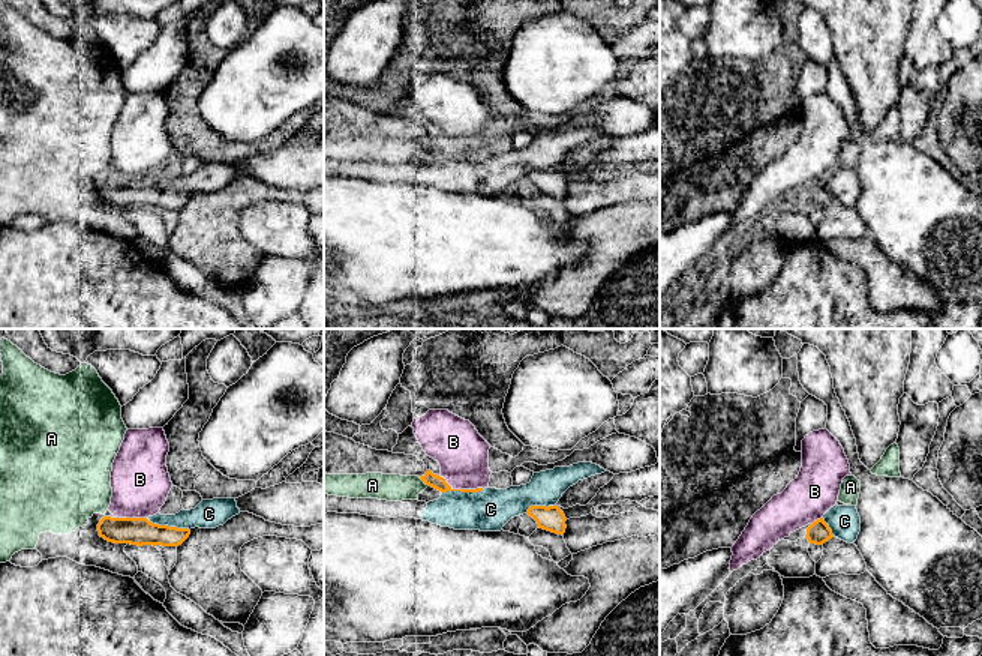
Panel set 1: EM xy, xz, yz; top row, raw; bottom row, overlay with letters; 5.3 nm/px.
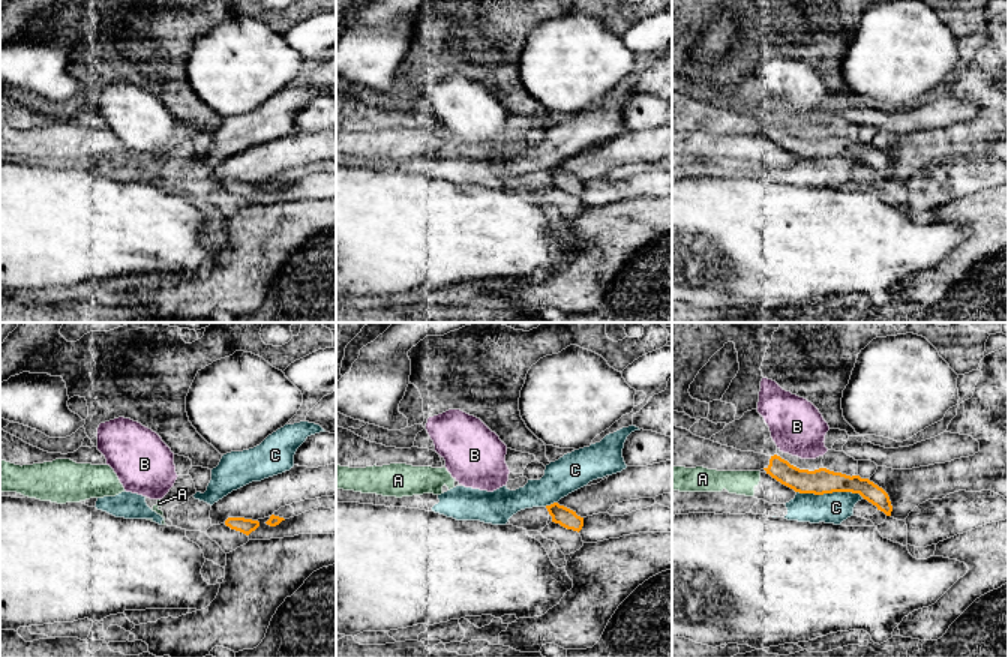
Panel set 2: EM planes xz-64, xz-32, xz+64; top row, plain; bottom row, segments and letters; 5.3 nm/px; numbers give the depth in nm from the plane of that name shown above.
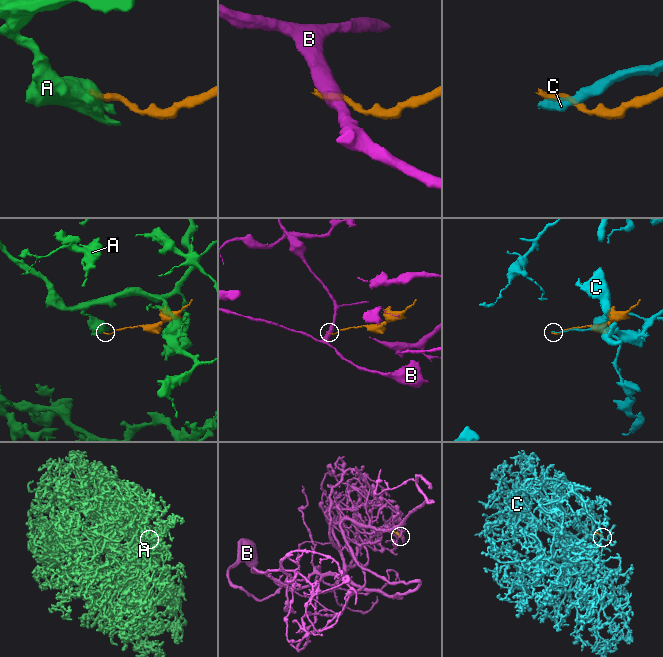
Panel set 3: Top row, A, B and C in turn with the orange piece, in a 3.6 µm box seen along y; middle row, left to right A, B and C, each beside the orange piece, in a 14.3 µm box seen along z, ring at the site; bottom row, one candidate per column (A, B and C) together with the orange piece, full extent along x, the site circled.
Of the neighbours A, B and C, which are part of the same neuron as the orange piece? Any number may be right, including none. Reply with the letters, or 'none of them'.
none of them

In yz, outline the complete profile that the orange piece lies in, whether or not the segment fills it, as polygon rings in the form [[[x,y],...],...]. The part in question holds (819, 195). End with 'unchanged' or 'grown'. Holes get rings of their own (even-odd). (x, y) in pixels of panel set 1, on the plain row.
[[[823,182],[814,185],[807,192],[807,203],[810,207],[823,209],[832,201],[834,201],[832,194],[829,192]]] | unchanged

